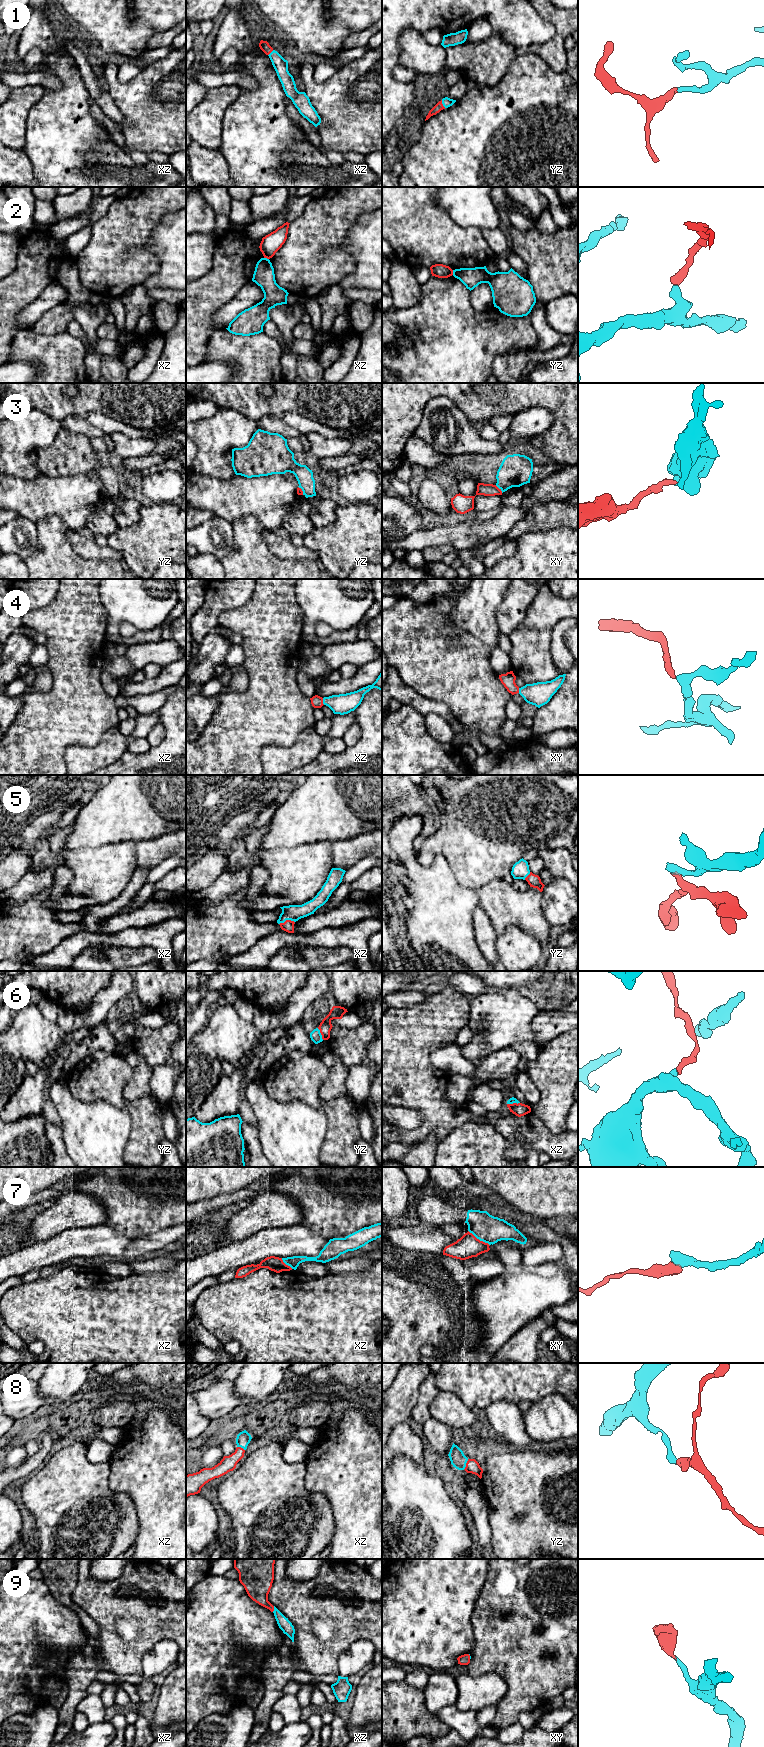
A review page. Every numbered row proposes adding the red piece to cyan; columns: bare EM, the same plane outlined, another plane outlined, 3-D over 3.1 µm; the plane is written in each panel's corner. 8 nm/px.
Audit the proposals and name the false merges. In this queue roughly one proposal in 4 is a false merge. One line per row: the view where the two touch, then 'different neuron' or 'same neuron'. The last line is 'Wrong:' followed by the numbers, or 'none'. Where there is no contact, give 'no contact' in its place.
1: yz | same neuron
2: xz | different neuron
3: xy | same neuron
4: xz | same neuron
5: xz | same neuron
6: yz | same neuron
7: xy | different neuron
8: yz | same neuron
9: xz | same neuron
Wrong: 2, 7

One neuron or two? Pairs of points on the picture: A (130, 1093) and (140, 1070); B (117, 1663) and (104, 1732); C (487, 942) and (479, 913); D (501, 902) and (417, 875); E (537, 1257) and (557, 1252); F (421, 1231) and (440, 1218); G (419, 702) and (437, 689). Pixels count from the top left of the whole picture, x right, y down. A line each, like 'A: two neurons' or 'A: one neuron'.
A: one neuron
B: two neurons
C: one neuron
D: two neurons
E: one neuron
F: two neurons
G: two neurons

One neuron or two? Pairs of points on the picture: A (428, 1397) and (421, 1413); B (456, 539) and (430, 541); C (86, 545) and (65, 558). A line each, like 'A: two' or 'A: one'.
A: one
B: one
C: two

